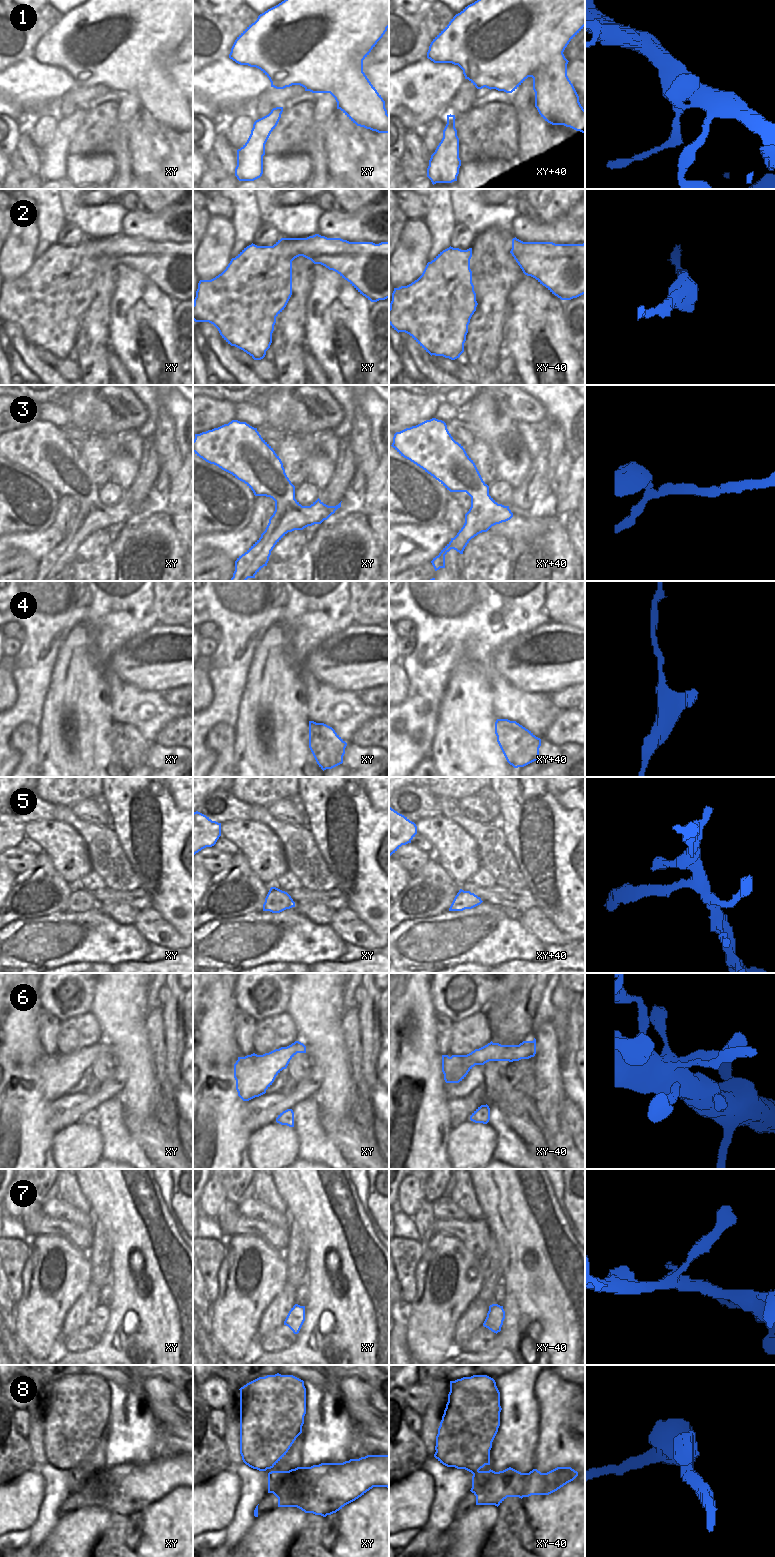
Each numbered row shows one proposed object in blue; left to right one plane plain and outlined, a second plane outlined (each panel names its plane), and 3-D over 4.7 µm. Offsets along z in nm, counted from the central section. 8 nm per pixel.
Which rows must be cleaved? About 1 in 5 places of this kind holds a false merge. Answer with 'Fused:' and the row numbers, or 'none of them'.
Fused: 5.

